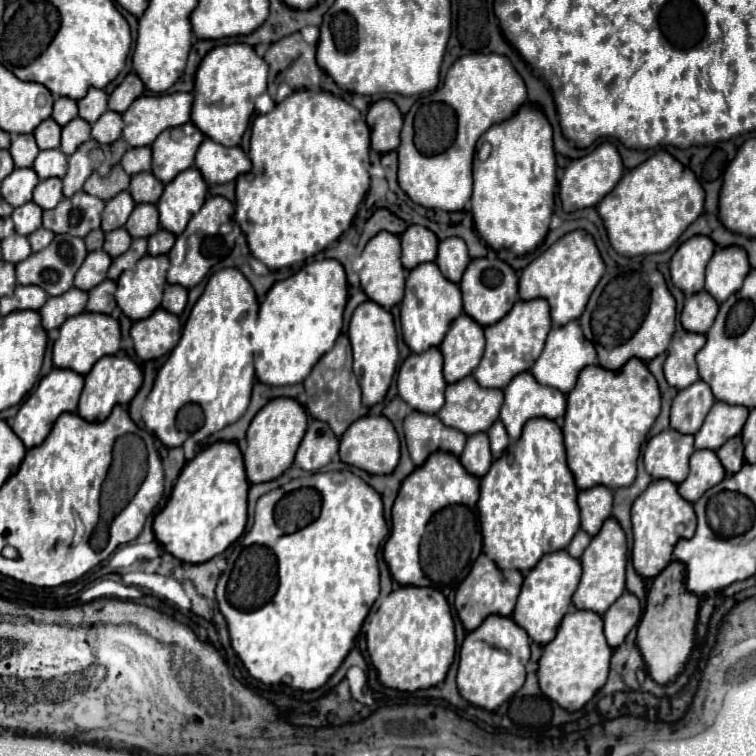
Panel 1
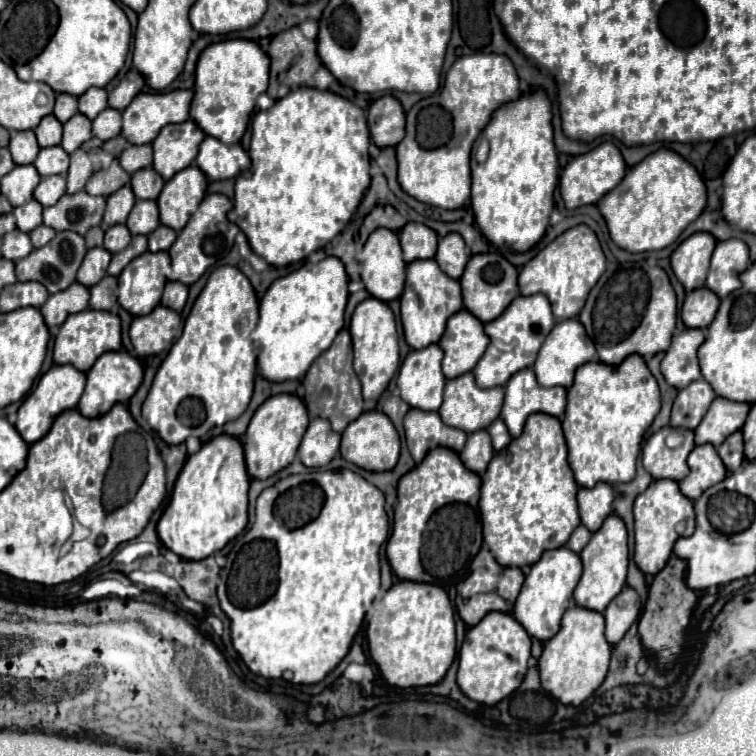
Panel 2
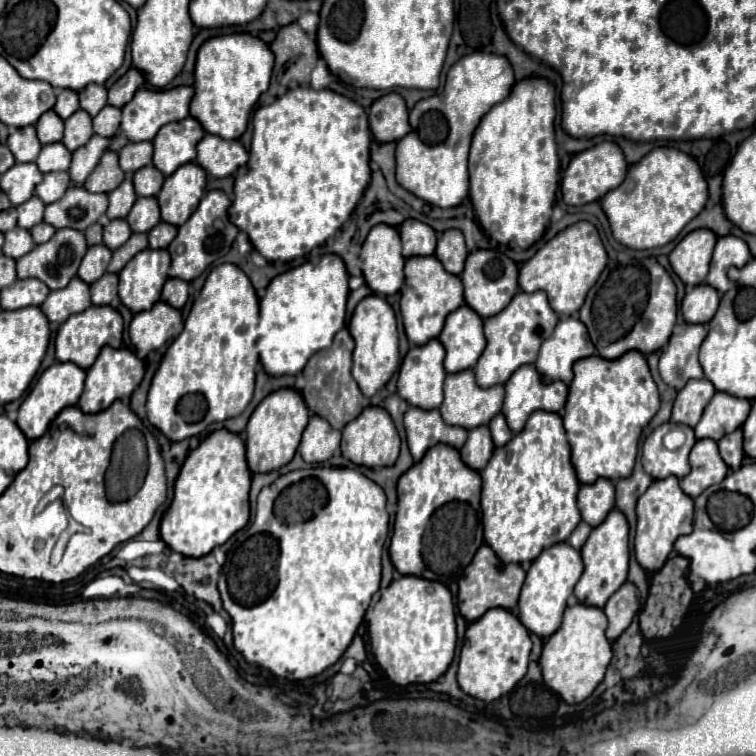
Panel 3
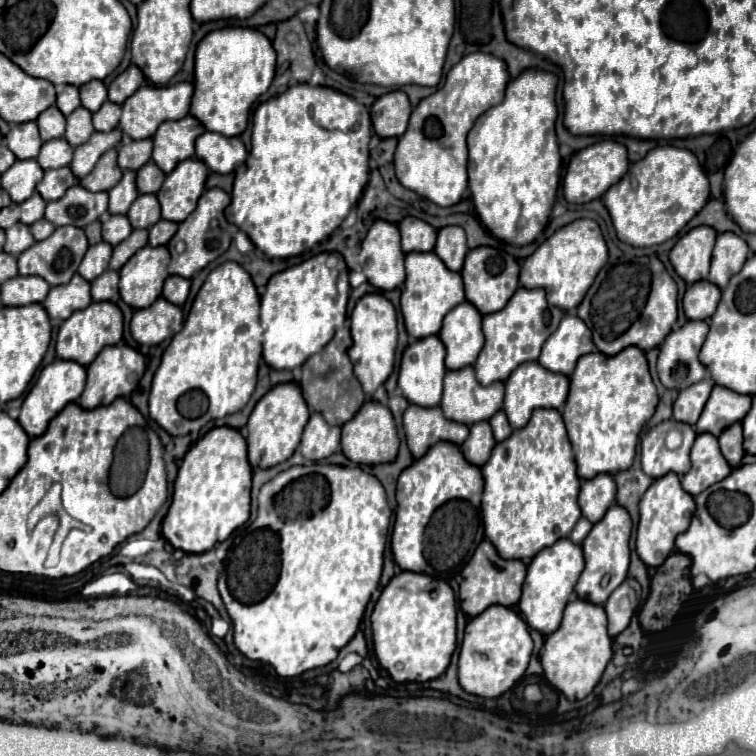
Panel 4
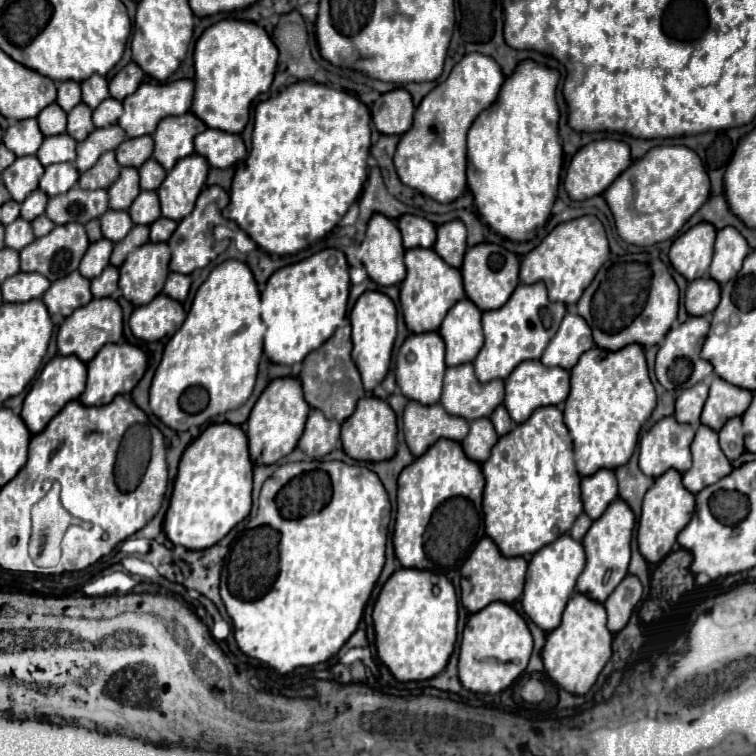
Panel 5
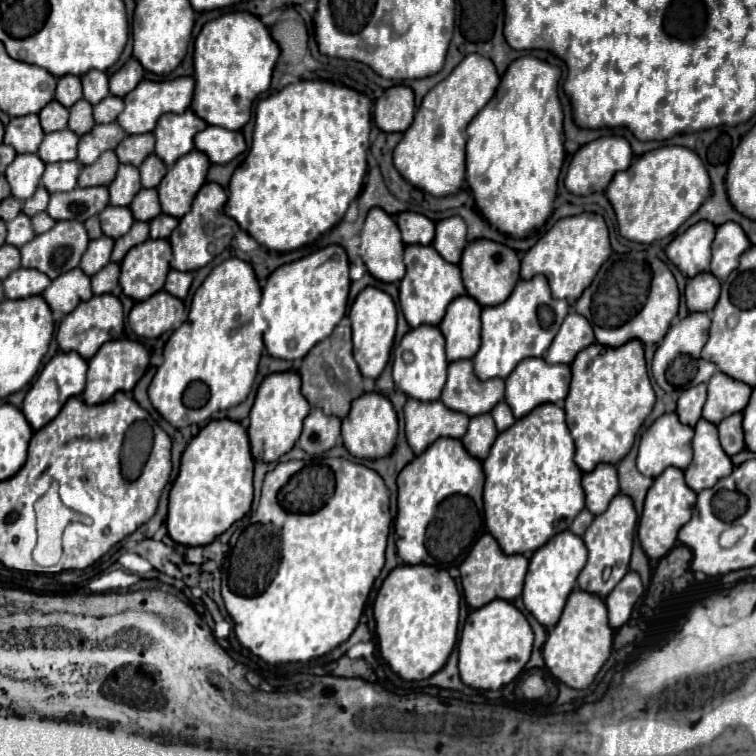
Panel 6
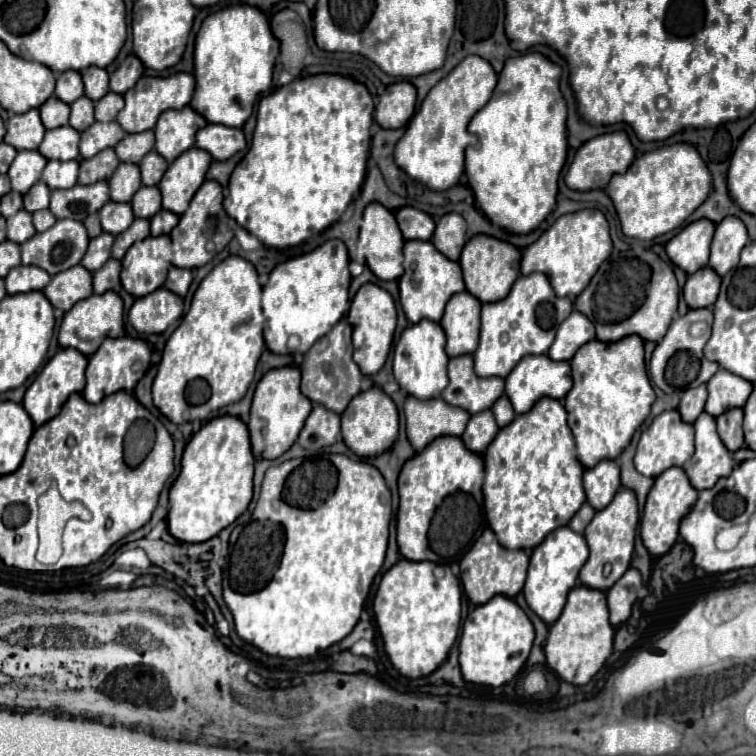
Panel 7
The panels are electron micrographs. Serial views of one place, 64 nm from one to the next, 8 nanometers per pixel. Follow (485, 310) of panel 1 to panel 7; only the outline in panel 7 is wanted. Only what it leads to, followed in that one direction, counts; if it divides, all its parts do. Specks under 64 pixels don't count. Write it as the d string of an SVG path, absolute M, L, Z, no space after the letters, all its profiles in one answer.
M486 234L470 238L458 262L464 274L466 290L480 302L498 302L500 298L506 298L512 282L516 282L516 278L520 276L520 250L508 242L500 242Z

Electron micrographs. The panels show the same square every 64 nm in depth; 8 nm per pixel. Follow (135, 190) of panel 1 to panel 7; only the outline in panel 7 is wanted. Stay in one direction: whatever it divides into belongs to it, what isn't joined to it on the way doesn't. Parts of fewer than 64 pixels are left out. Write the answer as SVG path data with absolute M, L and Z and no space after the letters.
M148 152L142 162L140 162L140 172L142 172L142 184L144 186L156 186L160 182L160 178L164 176L168 168L168 162L156 154L156 152Z

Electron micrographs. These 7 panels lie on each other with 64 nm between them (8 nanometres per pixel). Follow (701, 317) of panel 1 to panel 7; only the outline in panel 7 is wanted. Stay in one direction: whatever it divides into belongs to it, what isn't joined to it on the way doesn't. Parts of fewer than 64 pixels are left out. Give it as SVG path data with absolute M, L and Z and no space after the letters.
M702 268L688 276L684 286L684 300L690 308L708 308L716 302L720 292L720 276L712 268Z

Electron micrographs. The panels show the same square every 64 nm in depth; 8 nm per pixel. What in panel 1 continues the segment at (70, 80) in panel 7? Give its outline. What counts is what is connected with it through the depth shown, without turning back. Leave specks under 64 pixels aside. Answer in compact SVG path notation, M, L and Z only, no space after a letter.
M56 98L54 102L54 112L52 112L52 118L60 124L60 126L66 126L72 118L78 116L78 106L74 100L70 98Z

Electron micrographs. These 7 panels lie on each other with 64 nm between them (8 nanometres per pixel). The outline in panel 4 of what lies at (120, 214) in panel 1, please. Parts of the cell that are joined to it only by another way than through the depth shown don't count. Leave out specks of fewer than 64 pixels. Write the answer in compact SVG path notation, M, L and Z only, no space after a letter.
M126 170L122 180L108 190L110 194L110 214L126 214L128 208L132 206L132 202L138 198L138 190L136 190L136 174L132 170Z

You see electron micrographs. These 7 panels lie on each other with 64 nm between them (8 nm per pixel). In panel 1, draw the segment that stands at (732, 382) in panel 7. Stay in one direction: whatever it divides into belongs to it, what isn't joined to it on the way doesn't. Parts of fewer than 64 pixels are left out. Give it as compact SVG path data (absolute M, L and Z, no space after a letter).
M714 402L708 418L704 420L702 428L696 434L696 448L698 450L718 450L728 438L734 438L742 432L744 422L748 418L748 408L744 406L730 406L724 402Z

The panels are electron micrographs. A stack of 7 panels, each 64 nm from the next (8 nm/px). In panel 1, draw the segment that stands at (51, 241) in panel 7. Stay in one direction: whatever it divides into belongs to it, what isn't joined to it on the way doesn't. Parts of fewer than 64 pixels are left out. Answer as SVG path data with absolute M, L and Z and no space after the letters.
M58 234L58 236L54 236L54 240L42 252L30 254L26 260L16 264L16 280L22 286L28 286L28 284L40 286L48 296L64 294L66 290L72 288L74 274L82 266L86 254L88 254L88 250L86 250L82 238L76 238L72 234Z

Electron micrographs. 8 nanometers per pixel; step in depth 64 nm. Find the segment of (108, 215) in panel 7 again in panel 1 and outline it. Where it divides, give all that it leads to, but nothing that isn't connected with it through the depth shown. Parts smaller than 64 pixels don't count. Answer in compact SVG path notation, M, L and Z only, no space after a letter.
M124 228L112 230L112 232L108 232L108 234L106 234L104 252L106 252L106 254L110 254L112 258L116 258L116 256L120 256L120 254L124 254L124 252L128 250L130 242L132 242L132 238L130 238L130 234L128 234Z

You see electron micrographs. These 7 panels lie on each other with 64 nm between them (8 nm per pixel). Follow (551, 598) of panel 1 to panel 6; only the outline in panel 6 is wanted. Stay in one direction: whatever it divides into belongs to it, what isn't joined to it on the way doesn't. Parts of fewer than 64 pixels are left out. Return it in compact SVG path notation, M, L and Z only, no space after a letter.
M564 530L556 534L550 542L546 542L542 548L534 552L530 558L530 568L524 582L524 606L526 610L546 628L552 628L564 610L564 602L568 600L568 594L576 588L576 578L580 570L584 568L588 558L588 550L580 536L572 534L570 530Z

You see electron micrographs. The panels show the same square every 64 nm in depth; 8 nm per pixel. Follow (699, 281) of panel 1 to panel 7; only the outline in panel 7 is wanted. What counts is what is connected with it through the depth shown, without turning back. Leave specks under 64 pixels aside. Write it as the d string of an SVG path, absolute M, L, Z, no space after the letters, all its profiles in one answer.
M708 220L690 222L666 244L668 258L688 274L694 274L696 270L708 266L714 226L716 224Z

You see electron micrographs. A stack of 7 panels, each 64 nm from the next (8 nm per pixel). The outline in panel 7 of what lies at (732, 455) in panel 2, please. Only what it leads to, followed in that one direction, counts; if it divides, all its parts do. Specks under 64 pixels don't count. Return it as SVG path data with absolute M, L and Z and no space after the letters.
M734 408L730 412L724 412L716 418L718 422L718 434L724 442L724 446L730 452L736 452L744 448L744 432L742 432L742 410Z

